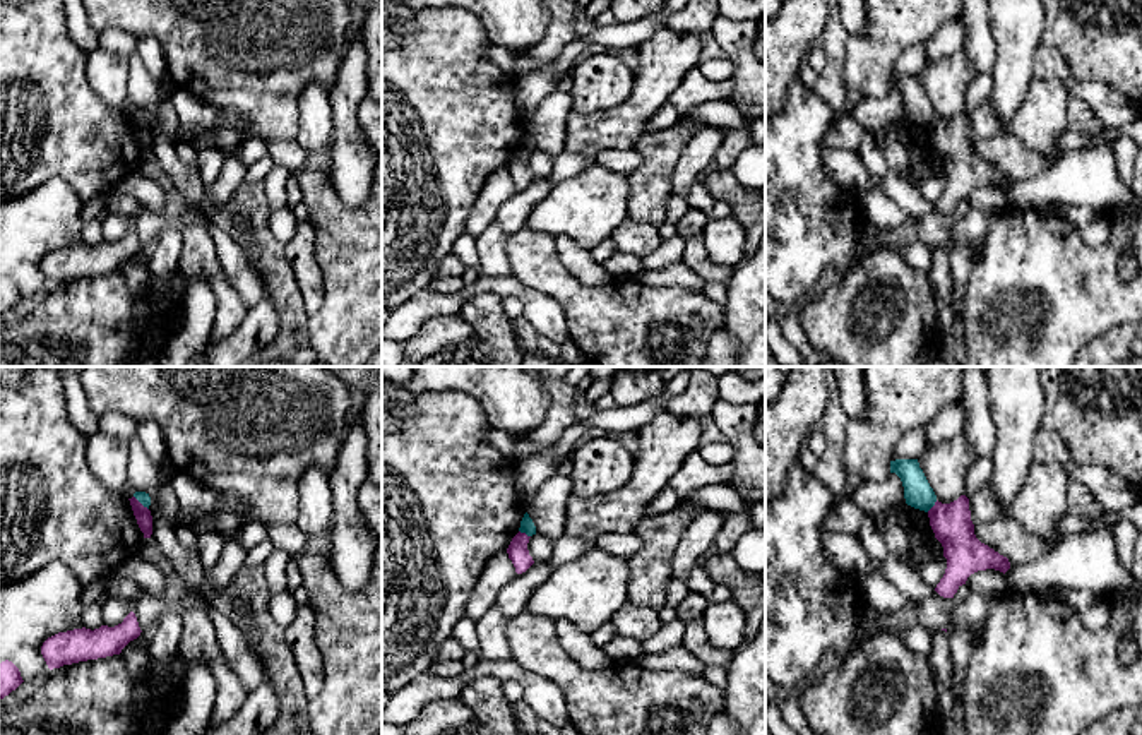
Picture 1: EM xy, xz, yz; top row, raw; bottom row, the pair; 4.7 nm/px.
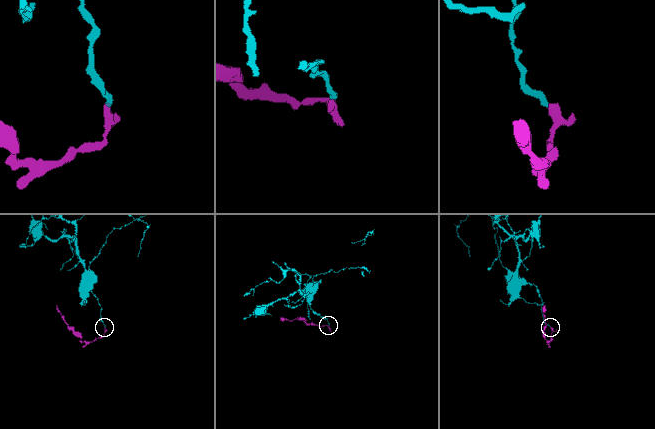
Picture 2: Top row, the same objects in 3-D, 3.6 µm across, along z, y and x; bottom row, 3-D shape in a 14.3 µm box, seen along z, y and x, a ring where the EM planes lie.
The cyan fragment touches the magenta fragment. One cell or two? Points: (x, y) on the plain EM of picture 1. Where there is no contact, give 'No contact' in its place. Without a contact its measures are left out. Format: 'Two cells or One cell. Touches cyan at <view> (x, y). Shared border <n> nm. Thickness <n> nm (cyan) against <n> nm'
Two cells. Touches cyan at xy (141, 119). Shared border 100 nm. Thickness 60 nm (cyan) against 80 nm

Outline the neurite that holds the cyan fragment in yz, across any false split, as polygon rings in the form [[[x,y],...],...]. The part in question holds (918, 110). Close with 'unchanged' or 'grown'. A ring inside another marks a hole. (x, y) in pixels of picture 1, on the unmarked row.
[[[918,75],[890,77],[890,89],[895,89],[901,94],[907,122],[925,128],[935,122],[937,111],[919,84]]]; unchanged

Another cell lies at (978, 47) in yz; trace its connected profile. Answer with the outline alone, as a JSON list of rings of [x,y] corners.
[[[962,0],[964,3],[964,43],[966,57],[974,75],[991,74],[996,60],[996,46],[988,29],[988,0]]]

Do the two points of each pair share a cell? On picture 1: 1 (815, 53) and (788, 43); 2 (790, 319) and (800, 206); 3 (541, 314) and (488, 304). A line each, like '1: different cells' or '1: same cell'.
1: different cells
2: different cells
3: different cells

